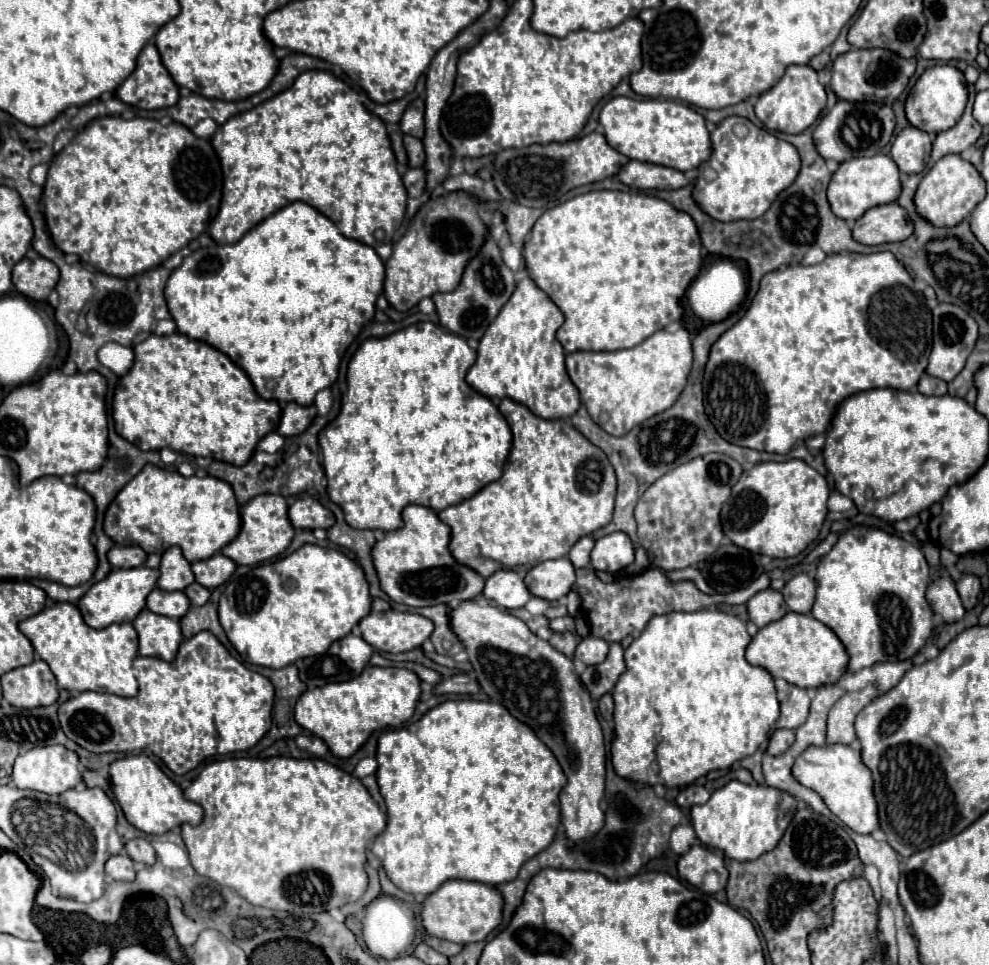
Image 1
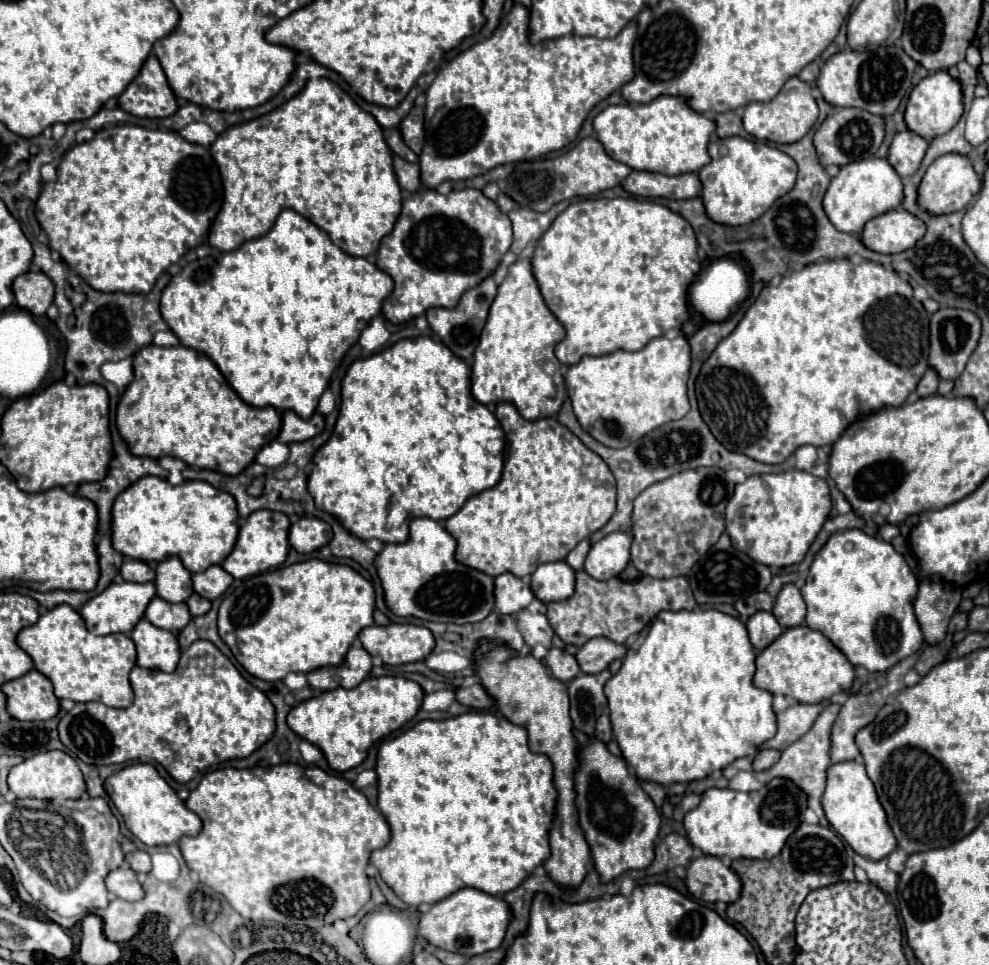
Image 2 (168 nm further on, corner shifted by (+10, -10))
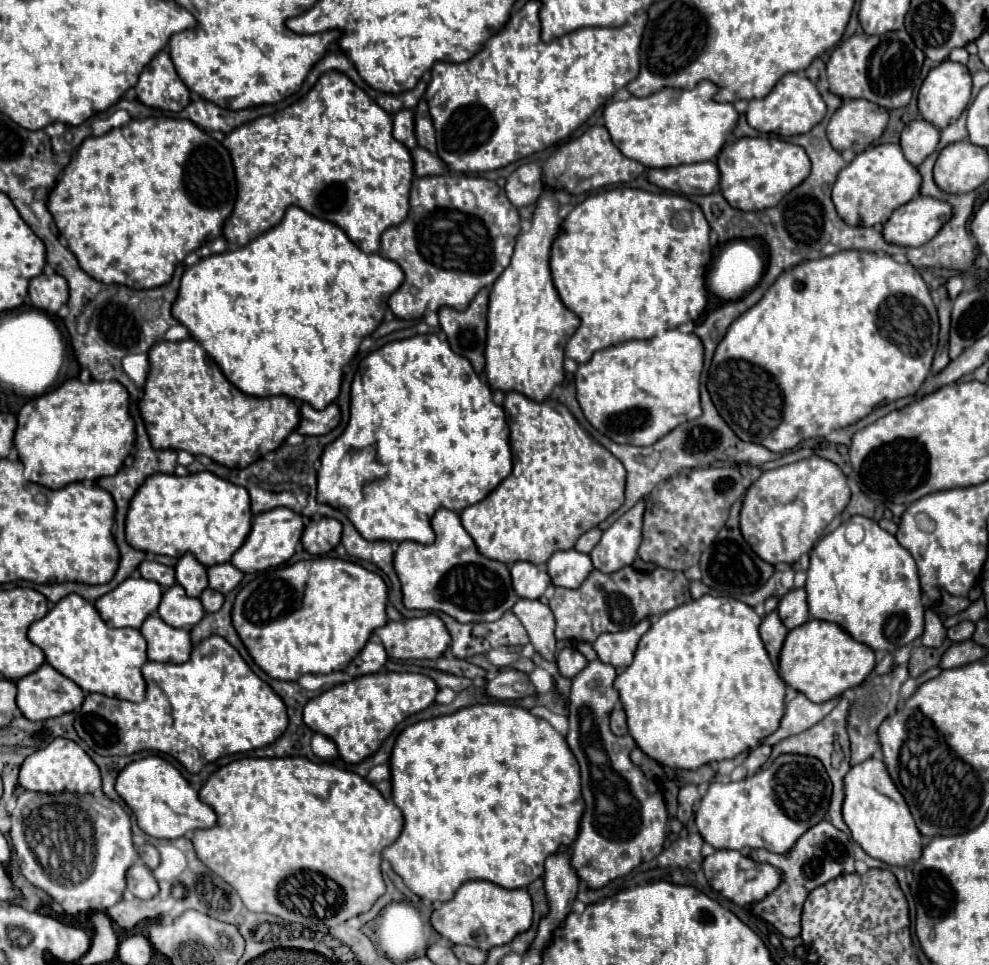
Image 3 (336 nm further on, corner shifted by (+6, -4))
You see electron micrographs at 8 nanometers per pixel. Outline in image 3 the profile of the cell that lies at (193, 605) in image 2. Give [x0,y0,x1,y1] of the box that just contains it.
[199,588,223,612]

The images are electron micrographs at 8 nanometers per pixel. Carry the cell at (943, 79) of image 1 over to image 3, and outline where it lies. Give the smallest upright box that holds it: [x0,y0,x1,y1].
[917,60,971,130]

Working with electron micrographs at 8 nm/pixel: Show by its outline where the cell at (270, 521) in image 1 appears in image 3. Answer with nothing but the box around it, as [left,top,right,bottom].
[231,508,303,572]

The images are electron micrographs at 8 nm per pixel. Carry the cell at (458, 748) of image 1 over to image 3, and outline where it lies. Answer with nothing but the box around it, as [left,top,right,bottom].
[383,704,583,902]

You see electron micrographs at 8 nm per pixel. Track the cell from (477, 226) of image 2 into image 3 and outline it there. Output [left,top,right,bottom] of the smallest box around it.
[381,174,521,318]

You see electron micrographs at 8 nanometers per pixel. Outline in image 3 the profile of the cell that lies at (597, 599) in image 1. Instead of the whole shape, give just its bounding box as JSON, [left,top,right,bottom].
[549,566,691,642]

